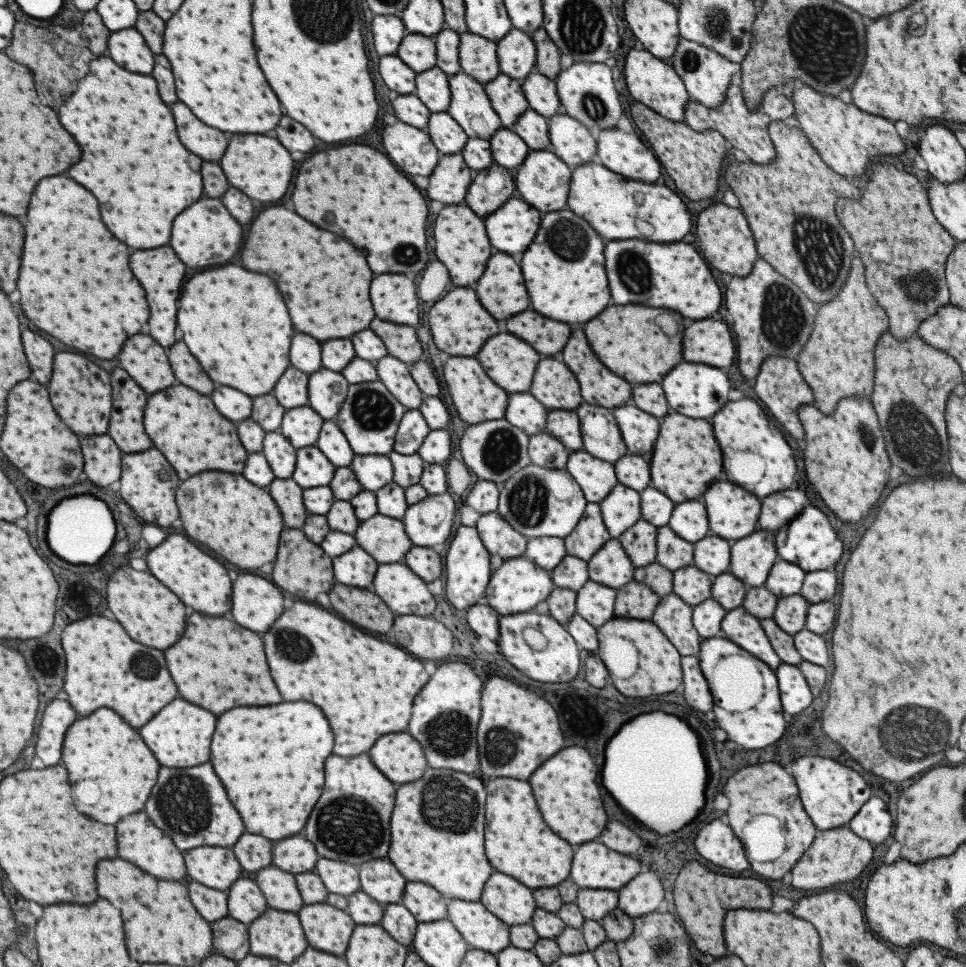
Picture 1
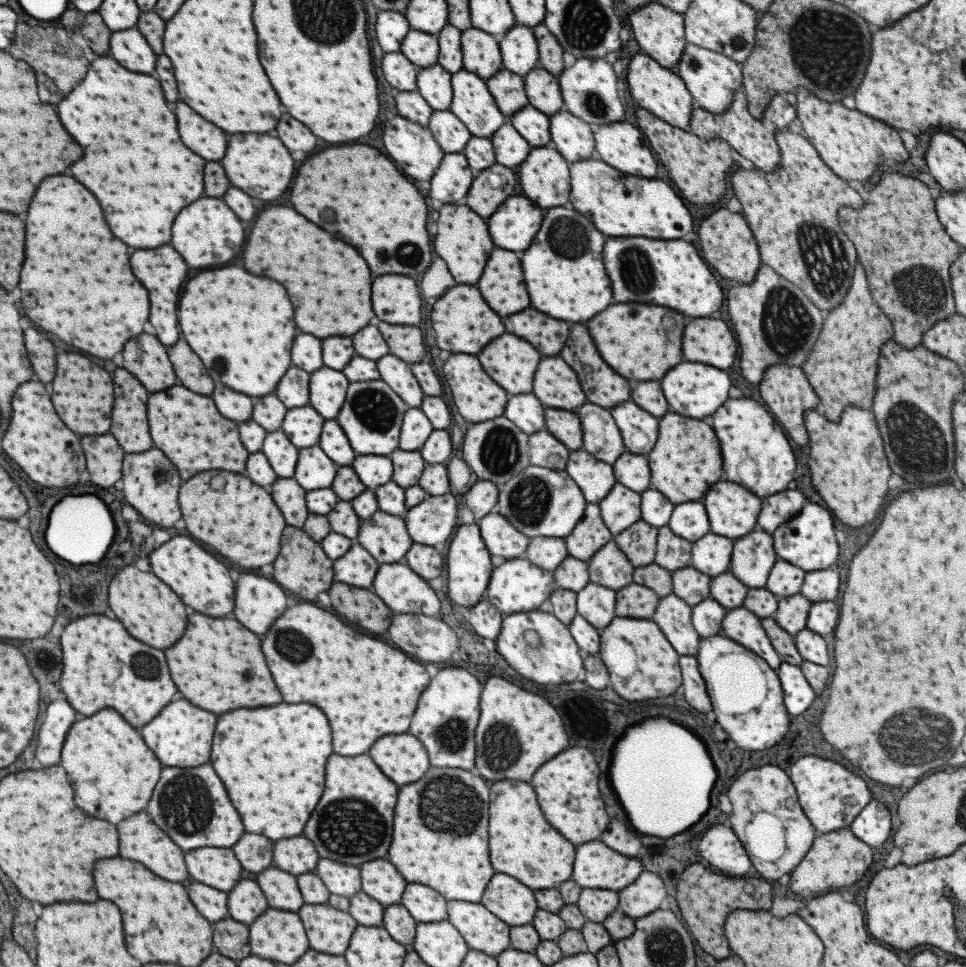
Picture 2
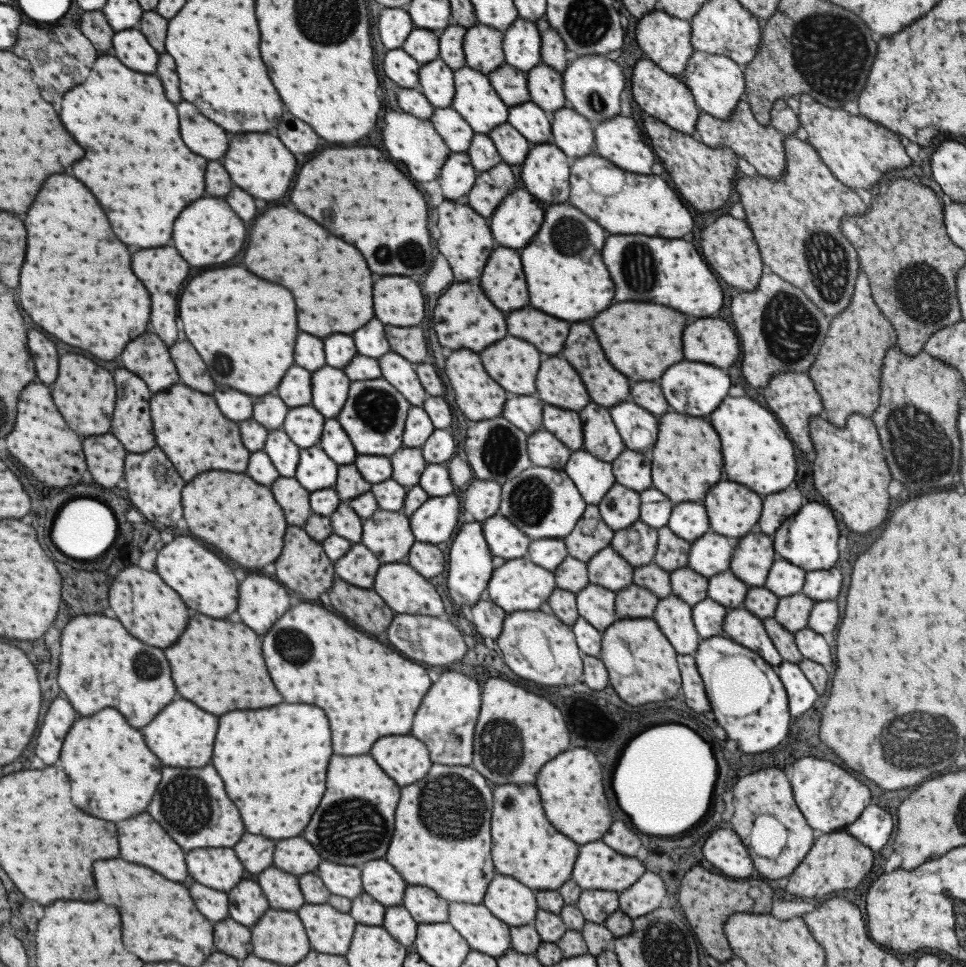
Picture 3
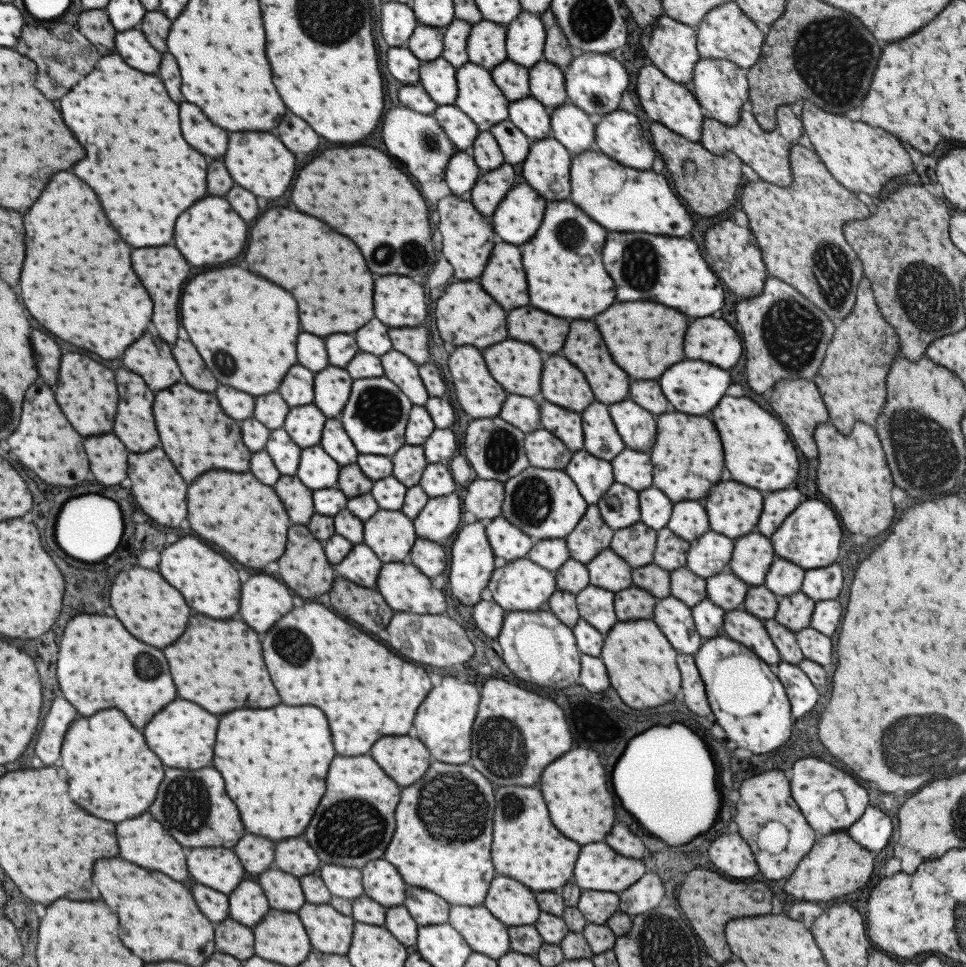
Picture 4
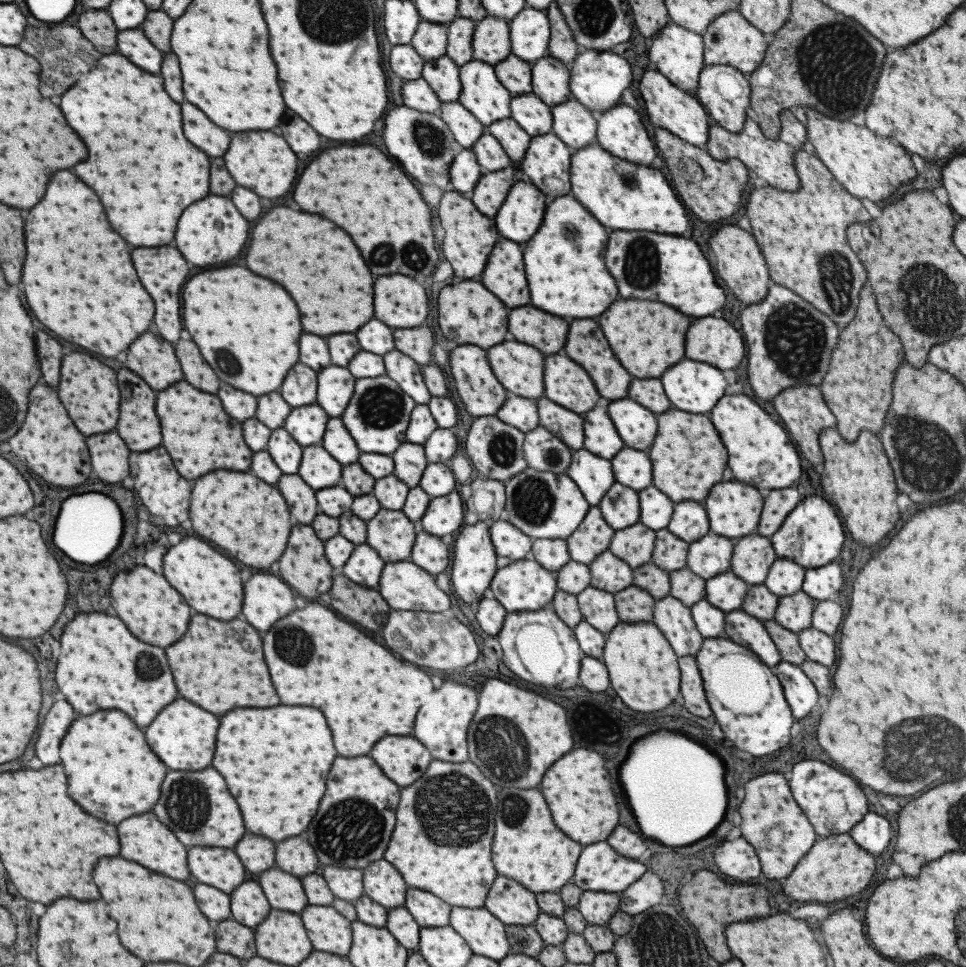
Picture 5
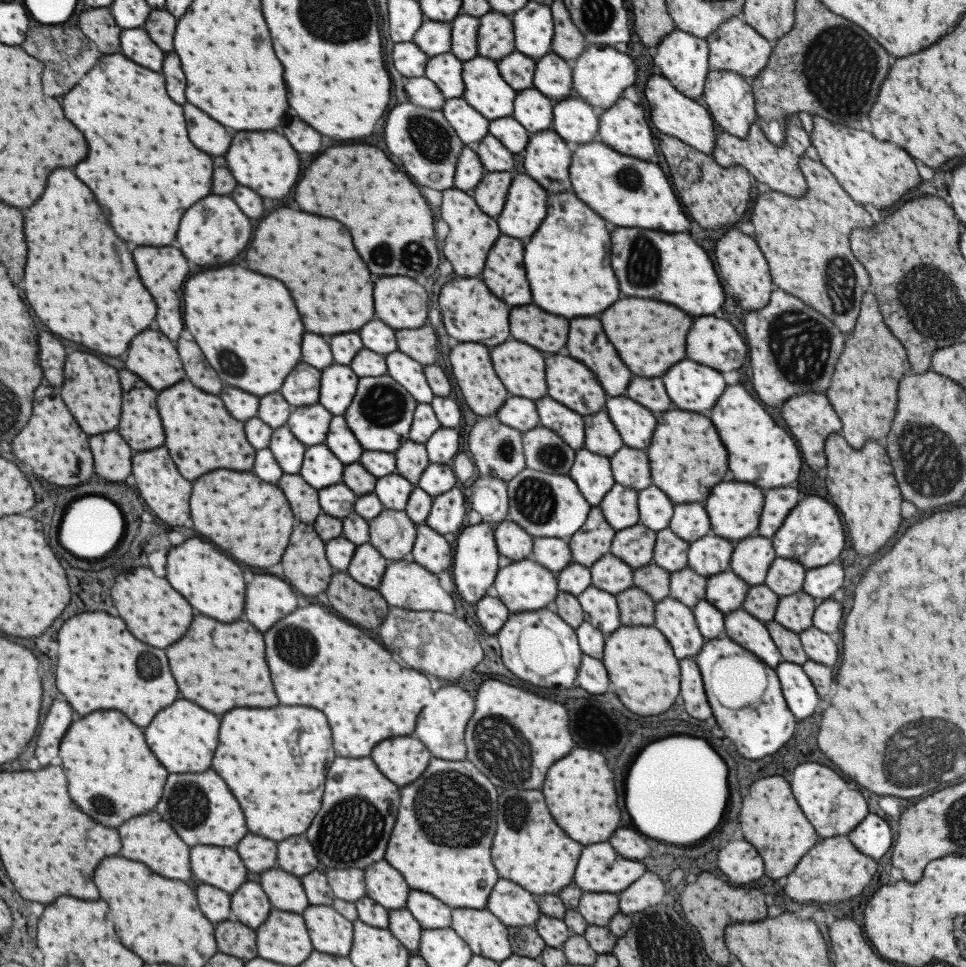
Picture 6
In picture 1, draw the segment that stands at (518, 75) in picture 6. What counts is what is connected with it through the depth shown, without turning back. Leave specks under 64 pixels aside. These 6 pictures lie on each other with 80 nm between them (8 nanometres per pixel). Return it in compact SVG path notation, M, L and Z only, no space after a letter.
M500 72L493 80L486 82L483 88L503 127L511 128L517 117L528 109L517 79Z

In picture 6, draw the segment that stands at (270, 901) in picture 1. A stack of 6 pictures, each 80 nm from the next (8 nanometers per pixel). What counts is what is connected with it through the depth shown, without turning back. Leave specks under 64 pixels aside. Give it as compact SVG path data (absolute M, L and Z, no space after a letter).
M267 870L259 876L261 888L267 892L269 904L277 910L301 914L307 904L299 880L283 870Z

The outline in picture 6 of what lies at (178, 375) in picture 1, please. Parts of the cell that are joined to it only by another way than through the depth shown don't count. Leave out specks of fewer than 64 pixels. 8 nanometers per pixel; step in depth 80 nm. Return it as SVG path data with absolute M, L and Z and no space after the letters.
M179 338L177 340L177 352L179 352L179 358L183 362L183 370L185 370L187 380L193 382L193 386L197 386L209 394L219 394L221 382L219 382L215 370L203 358L197 344Z

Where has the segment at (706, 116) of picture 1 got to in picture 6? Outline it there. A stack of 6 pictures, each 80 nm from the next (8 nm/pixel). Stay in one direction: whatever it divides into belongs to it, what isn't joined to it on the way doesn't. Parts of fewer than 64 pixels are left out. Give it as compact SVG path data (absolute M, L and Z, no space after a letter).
M797 115L785 116L785 126L785 140L781 146L773 146L755 123L749 125L745 138L737 138L723 130L717 130L716 145L713 147L711 155L719 166L725 168L742 166L754 181L766 184L771 191L799 198L806 191L805 179L799 168L799 159L804 156L803 153L809 148L810 140L807 133L803 131Z

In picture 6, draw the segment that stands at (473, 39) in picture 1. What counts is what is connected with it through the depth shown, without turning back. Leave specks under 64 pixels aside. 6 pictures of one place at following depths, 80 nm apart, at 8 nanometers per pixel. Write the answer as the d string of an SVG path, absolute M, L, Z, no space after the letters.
M489 11L478 18L477 55L497 62L515 51L510 16Z

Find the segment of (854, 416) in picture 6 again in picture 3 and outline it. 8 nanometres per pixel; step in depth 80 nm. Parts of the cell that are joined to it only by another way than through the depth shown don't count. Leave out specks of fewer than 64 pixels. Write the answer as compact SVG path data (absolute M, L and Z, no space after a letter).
M859 270L851 302L839 314L829 318L828 329L821 343L815 362L809 367L822 404L820 417L835 427L843 427L851 414L871 416L877 408L880 392L882 360L886 350L896 344L892 324L877 310L871 300L865 274Z

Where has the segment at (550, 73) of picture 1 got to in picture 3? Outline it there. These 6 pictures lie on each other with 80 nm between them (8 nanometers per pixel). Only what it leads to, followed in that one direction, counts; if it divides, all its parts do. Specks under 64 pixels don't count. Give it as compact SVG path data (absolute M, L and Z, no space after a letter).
M545 15L540 16L534 23L541 40L540 61L561 73L569 63L565 58L565 44L559 38L557 31L549 24Z

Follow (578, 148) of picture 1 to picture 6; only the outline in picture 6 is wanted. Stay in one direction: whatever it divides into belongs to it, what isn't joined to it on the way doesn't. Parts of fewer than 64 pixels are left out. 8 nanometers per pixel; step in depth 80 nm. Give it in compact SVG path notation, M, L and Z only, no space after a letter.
M571 95L553 104L552 130L565 142L589 142L597 129L593 107L581 97Z

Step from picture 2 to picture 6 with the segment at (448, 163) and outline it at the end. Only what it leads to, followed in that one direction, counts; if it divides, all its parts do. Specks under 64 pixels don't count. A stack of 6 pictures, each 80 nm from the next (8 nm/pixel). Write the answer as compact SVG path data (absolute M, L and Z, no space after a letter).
M464 146L455 165L453 187L467 192L467 190L475 188L475 185L483 178L484 173L485 170L474 151L474 146Z

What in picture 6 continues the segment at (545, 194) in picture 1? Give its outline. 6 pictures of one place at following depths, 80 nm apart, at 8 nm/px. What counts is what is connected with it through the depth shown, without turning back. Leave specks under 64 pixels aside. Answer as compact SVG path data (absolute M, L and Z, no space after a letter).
M553 130L530 133L527 146L523 149L523 168L525 174L533 178L548 193L571 191L571 183L568 177L570 165L569 148L566 142Z

